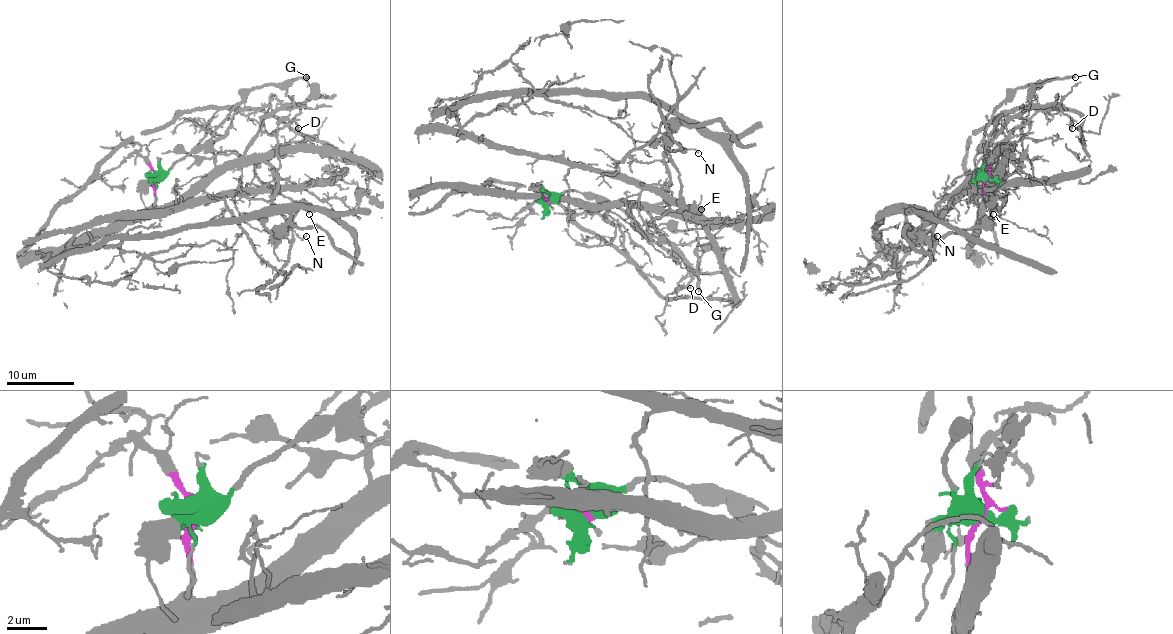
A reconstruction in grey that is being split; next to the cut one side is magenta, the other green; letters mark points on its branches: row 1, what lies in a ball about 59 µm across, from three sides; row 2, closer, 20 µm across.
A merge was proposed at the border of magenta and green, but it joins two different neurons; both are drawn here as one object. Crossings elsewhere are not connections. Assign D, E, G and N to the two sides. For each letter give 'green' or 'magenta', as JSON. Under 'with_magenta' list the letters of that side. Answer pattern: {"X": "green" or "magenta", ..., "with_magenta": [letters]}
{"D": "magenta", "E": "magenta", "G": "green", "N": "magenta", "with_magenta": ["D", "E", "N"]}

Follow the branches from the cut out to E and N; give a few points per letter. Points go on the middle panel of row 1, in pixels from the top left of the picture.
E: (549, 202), (547, 199), (567, 199), (605, 206), (643, 233), (667, 211), (701, 209)
N: (549, 202), (547, 199), (571, 199), (657, 206), (665, 199), (669, 184), (664, 158), (671, 151), (698, 153)

